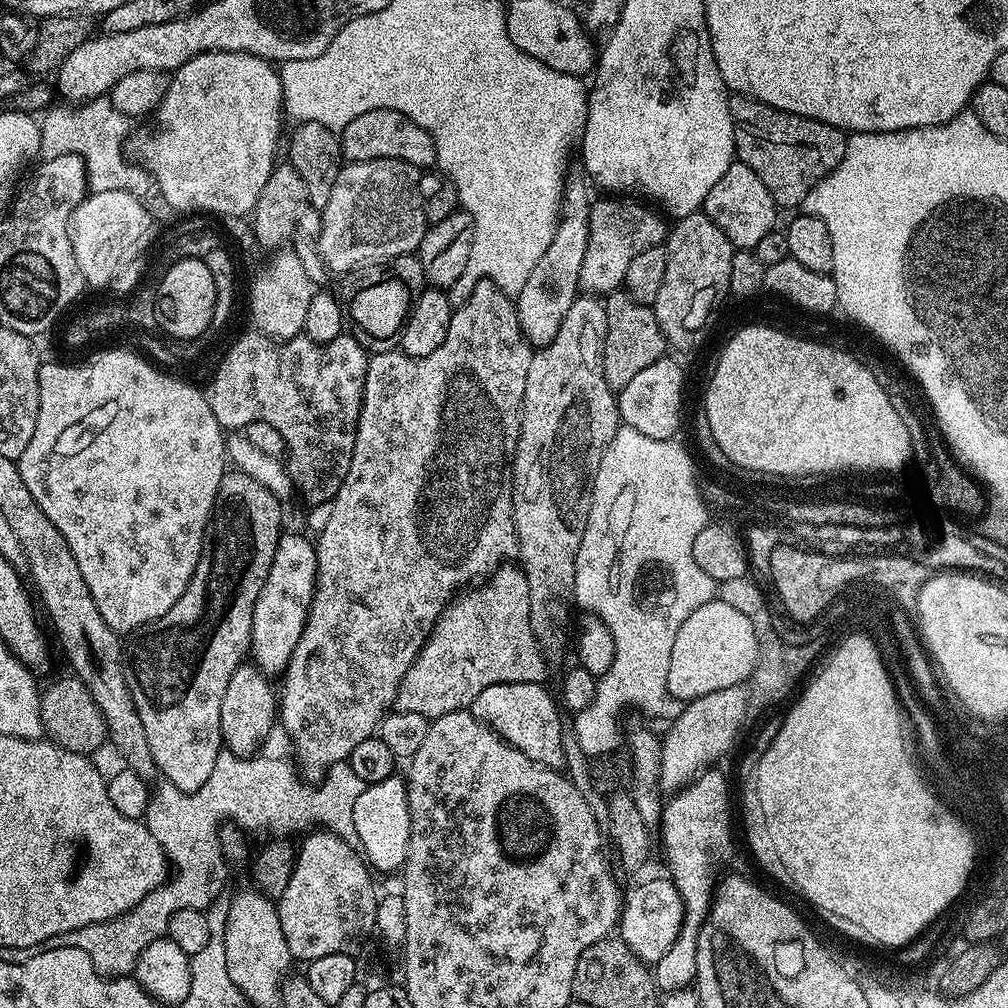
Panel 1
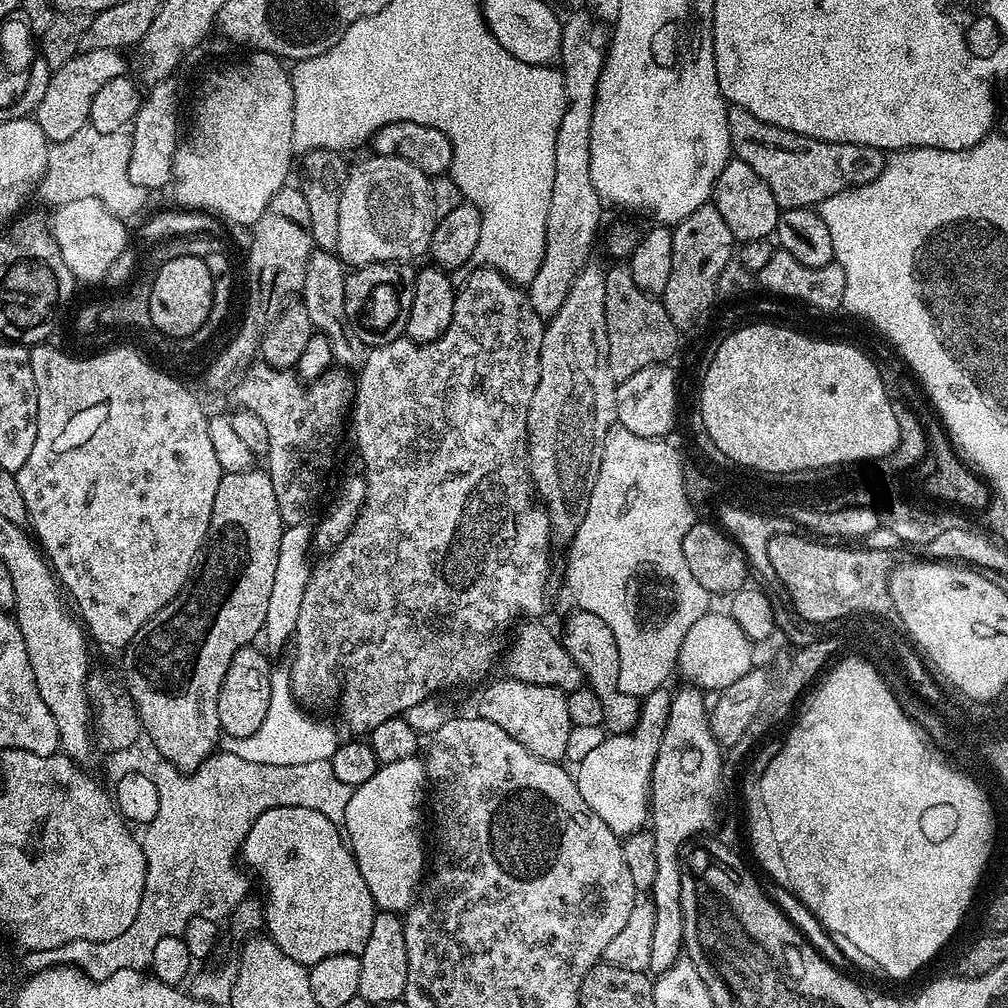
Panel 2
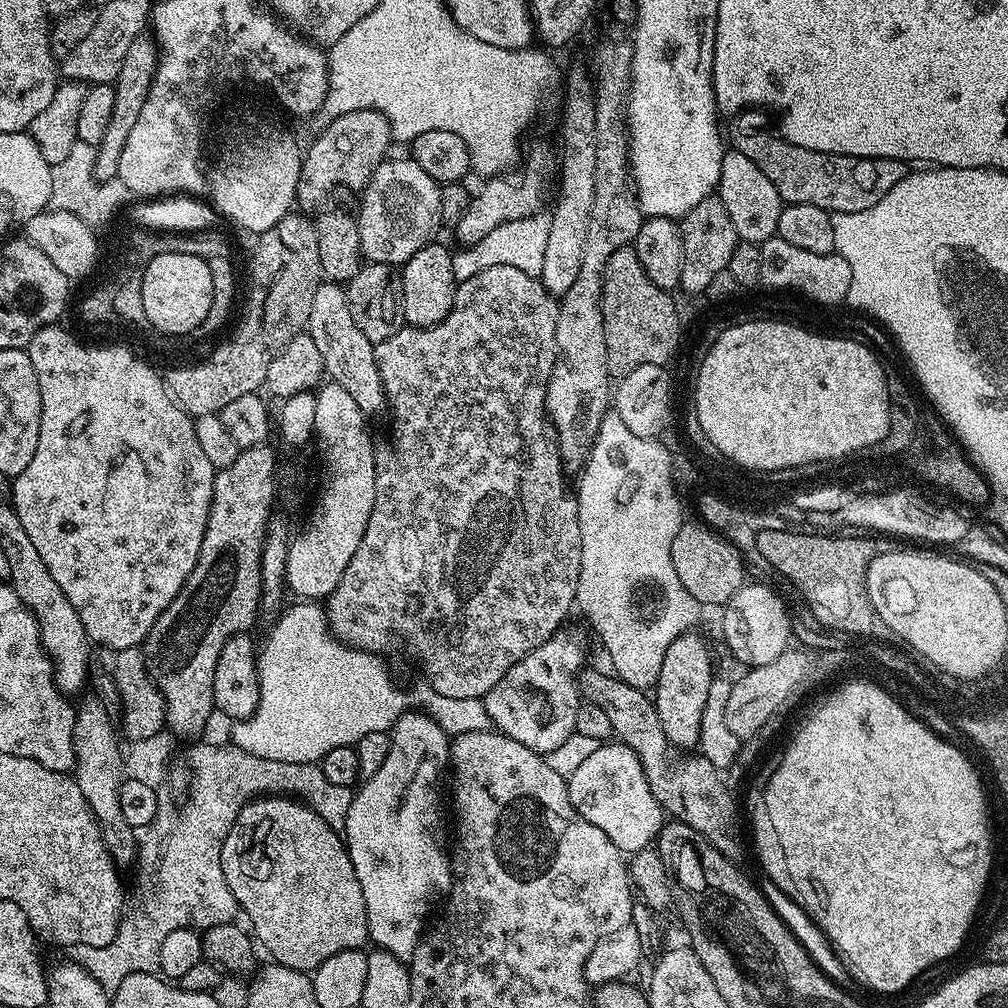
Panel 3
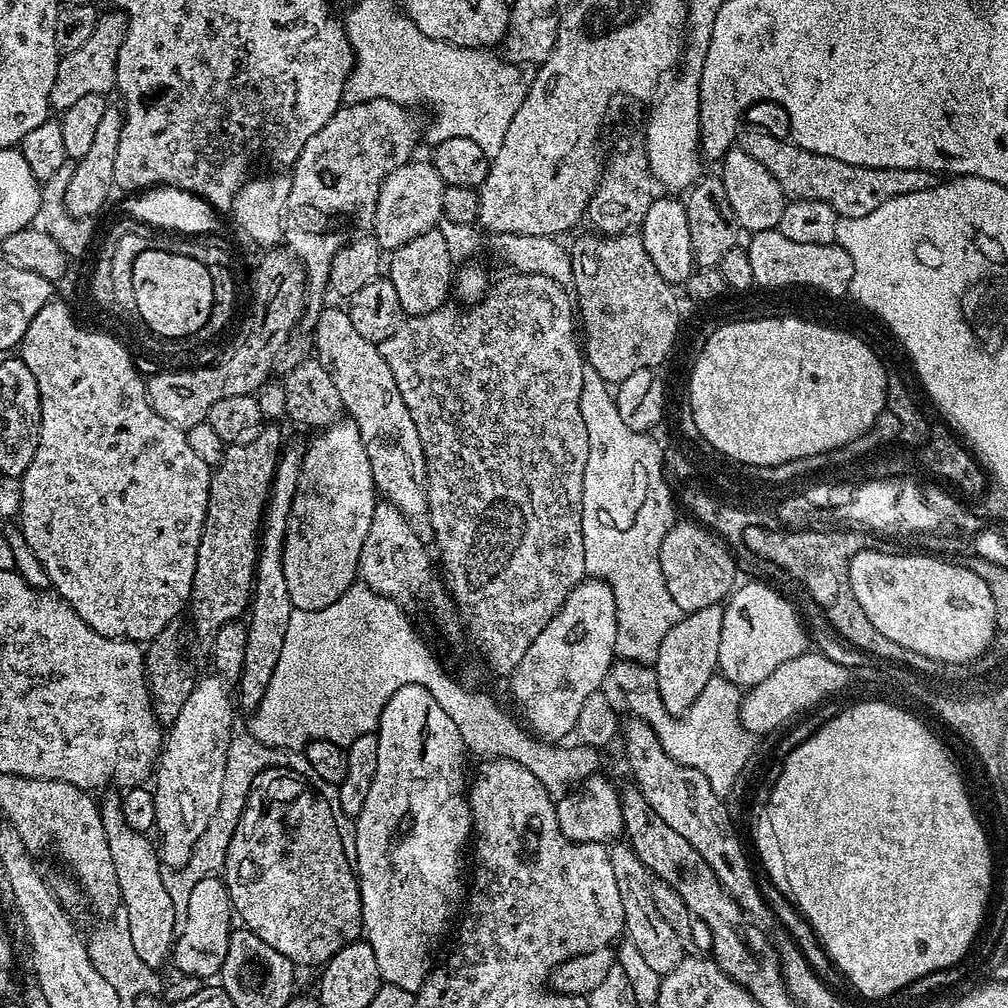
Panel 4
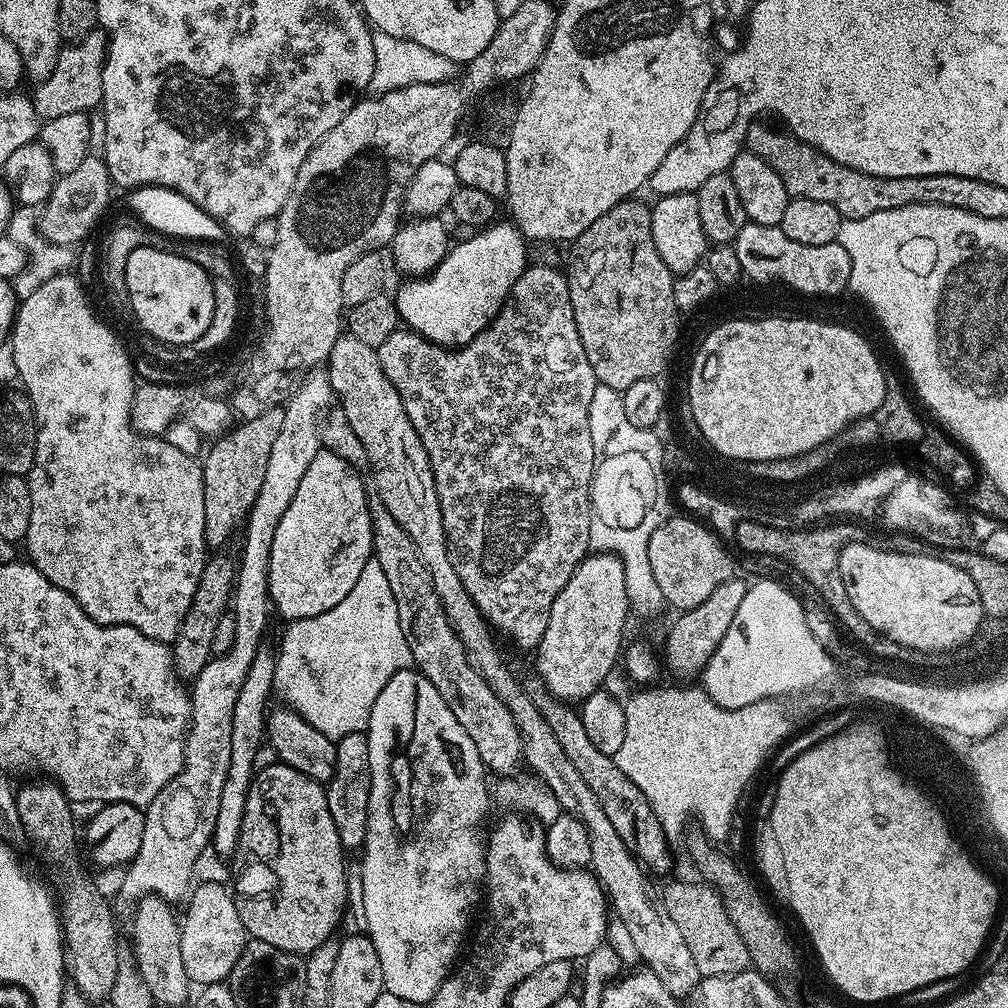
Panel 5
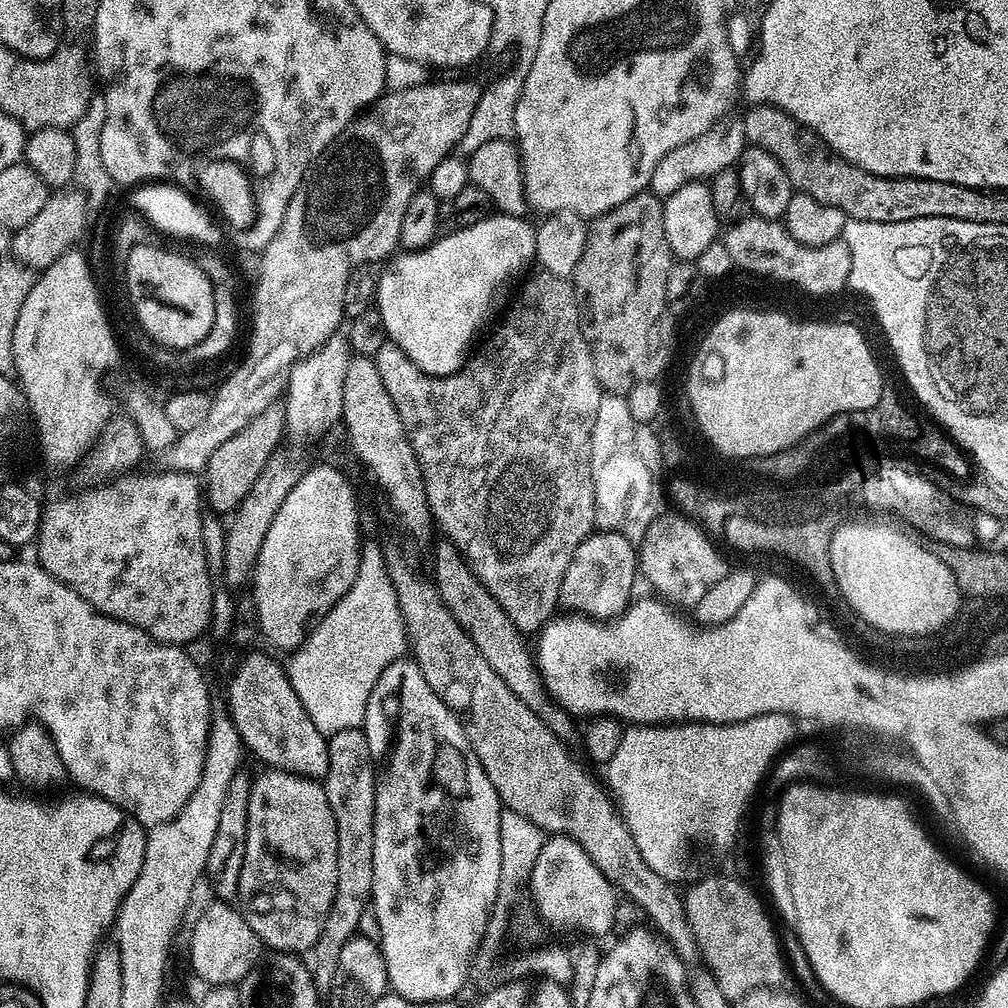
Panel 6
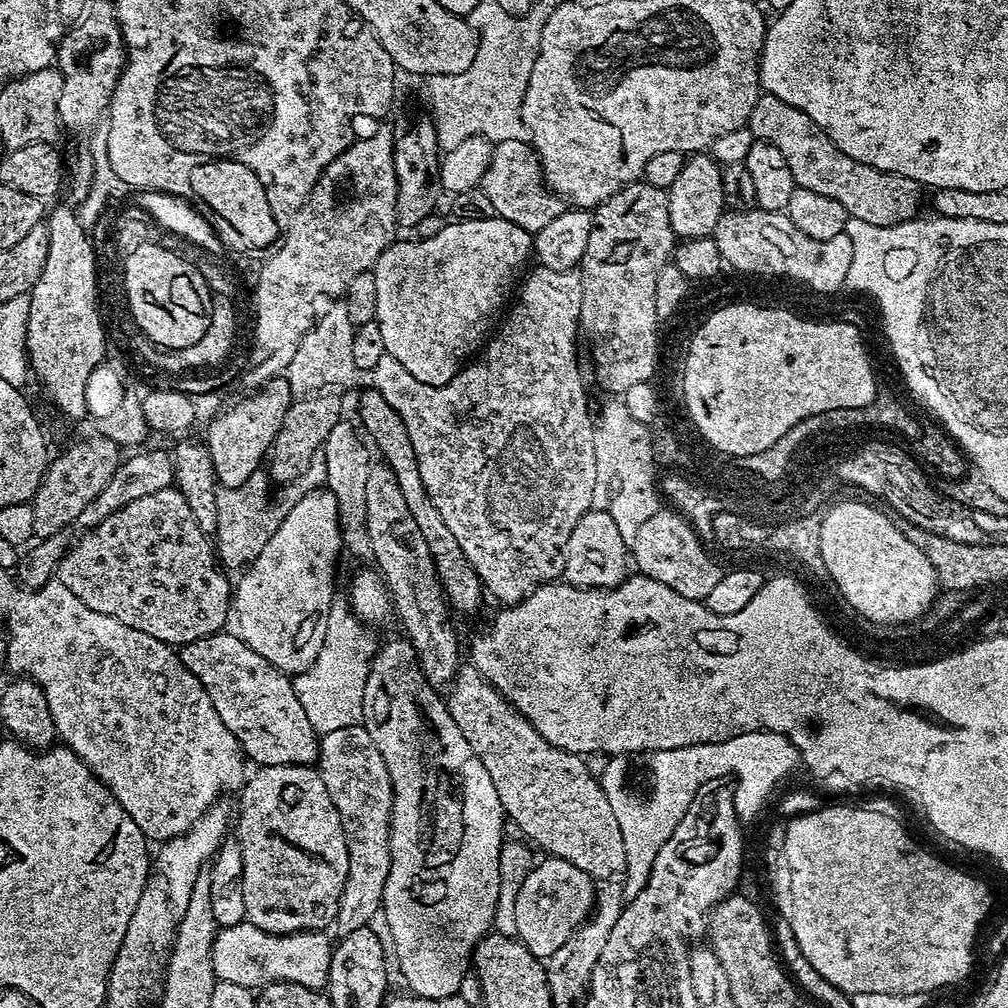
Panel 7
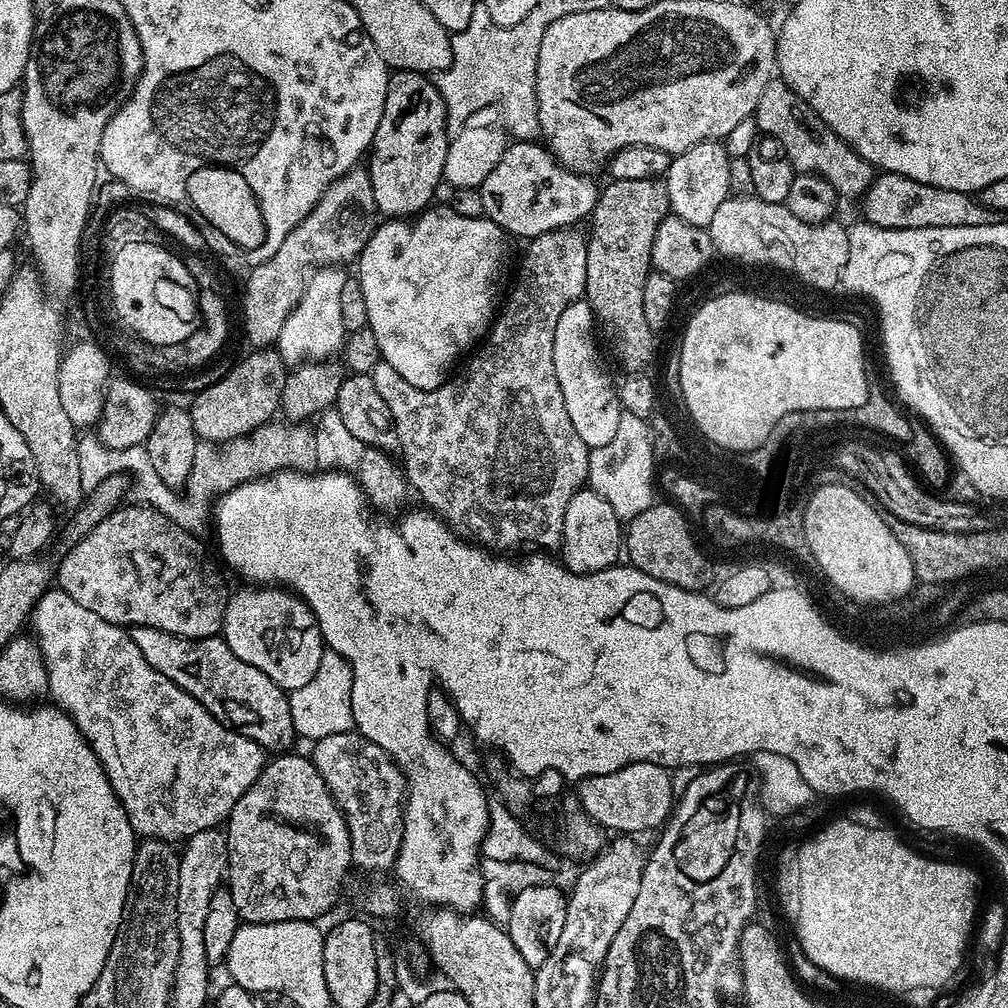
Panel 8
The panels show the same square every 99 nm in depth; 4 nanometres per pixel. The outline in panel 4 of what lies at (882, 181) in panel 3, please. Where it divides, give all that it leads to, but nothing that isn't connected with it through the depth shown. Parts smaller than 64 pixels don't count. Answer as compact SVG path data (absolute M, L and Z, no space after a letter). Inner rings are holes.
M745 127L738 136L738 146L750 154L750 158L762 162L774 178L778 178L778 186L782 186L788 200L809 200L810 202L826 202L836 211L837 216L853 220L862 218L882 202L890 202L890 198L898 198L902 194L914 194L918 190L933 188L938 183L937 177L926 170L898 170L897 168L867 168L866 166L850 166L850 162L838 162L838 158L826 158L826 154L814 154L810 150L802 150L791 139L783 140L772 132L763 132L760 128Z

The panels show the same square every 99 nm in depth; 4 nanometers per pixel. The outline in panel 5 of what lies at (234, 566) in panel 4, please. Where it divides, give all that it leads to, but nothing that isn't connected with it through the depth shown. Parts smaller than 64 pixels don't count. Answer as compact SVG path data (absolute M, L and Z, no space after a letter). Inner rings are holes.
M277 406L266 410L266 414L258 414L258 418L250 418L237 423L235 427L224 433L215 441L216 444L207 452L202 460L204 469L204 505L206 506L206 522L204 523L204 542L209 549L220 550L232 535L245 527L248 514L258 498L258 490L262 490L262 478L266 478L266 466L270 459L270 446L278 439L278 430L282 430L283 407Z

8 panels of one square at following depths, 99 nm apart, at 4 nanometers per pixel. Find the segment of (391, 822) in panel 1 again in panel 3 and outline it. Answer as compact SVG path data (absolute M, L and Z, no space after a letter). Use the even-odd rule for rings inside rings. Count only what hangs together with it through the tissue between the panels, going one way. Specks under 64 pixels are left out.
M405 710L390 735L390 754L382 770L355 789L342 839L366 898L371 943L408 962L426 931L424 919L432 900L451 892L454 883L440 833L440 775L450 764L450 737L419 710Z

